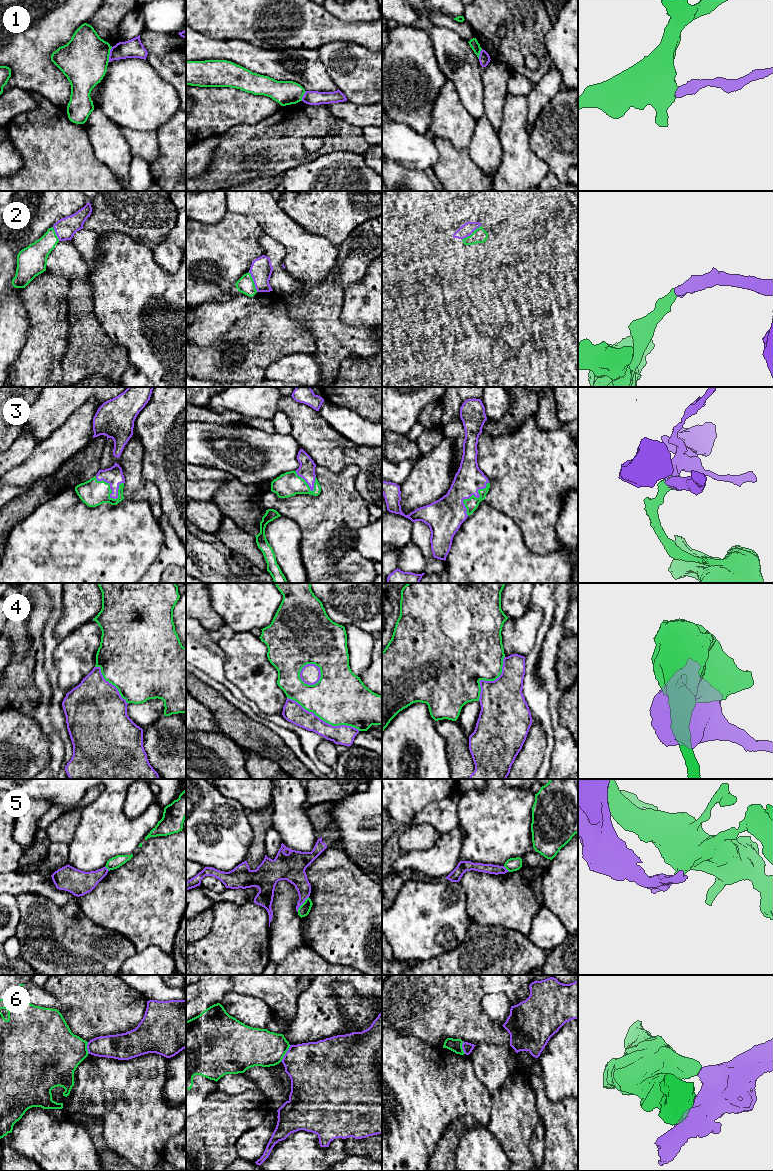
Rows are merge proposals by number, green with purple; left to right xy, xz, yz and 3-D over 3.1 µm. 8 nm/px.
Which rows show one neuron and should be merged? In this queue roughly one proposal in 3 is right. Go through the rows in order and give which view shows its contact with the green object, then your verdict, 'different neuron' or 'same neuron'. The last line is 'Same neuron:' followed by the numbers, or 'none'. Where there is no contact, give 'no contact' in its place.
1: meets green in xy; different neuron
2: meets green in yz; same neuron
3: meets green in xy; same neuron
4: meets green in xz; different neuron
5: meets green in xz; different neuron
6: meets green in xz; different neuron
Same neuron: 2, 3

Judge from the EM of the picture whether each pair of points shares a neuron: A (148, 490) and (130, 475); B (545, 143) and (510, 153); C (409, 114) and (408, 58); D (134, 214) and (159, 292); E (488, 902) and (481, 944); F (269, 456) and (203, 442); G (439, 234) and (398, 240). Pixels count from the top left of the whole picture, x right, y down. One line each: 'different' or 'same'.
A: same
B: different
C: same
D: different
E: different
F: same
G: different

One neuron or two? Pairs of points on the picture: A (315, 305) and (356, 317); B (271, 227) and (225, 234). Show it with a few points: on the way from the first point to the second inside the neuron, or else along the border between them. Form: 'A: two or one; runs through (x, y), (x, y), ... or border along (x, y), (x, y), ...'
A: two; border along (344, 290), (341, 317), (347, 323), (361, 325)
B: two; border along (242, 214), (251, 216), (265, 233)

